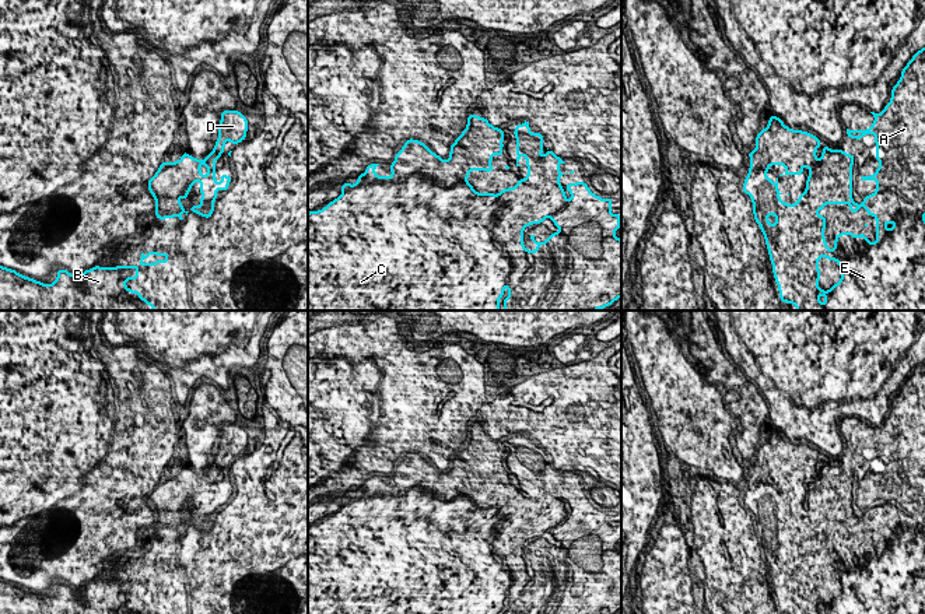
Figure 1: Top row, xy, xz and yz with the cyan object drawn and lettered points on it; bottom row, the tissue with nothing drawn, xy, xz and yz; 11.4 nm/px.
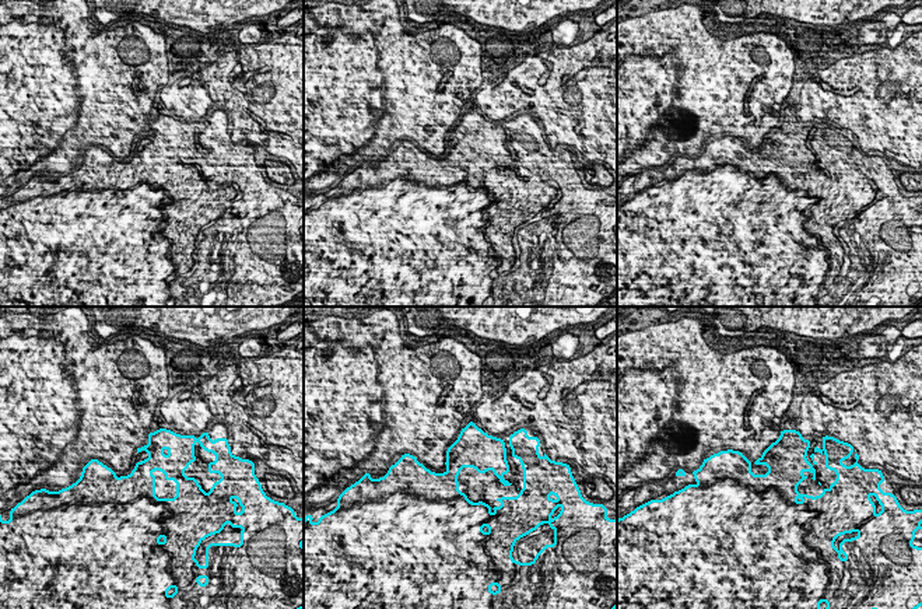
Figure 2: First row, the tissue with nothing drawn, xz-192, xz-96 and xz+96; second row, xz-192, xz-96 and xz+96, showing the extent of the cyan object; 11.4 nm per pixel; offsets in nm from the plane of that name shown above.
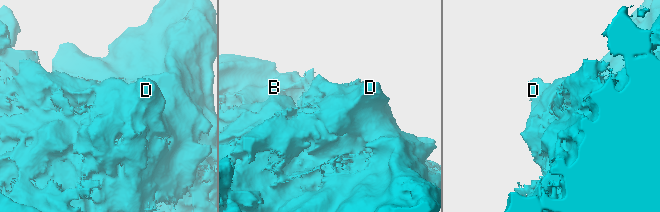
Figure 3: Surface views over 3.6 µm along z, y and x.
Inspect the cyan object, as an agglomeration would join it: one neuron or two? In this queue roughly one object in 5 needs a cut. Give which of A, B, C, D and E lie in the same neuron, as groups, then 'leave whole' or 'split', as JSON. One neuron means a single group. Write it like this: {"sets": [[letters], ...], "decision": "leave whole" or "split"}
{"sets": [["A", "B", "C", "D", "E"]], "decision": "leave whole"}

